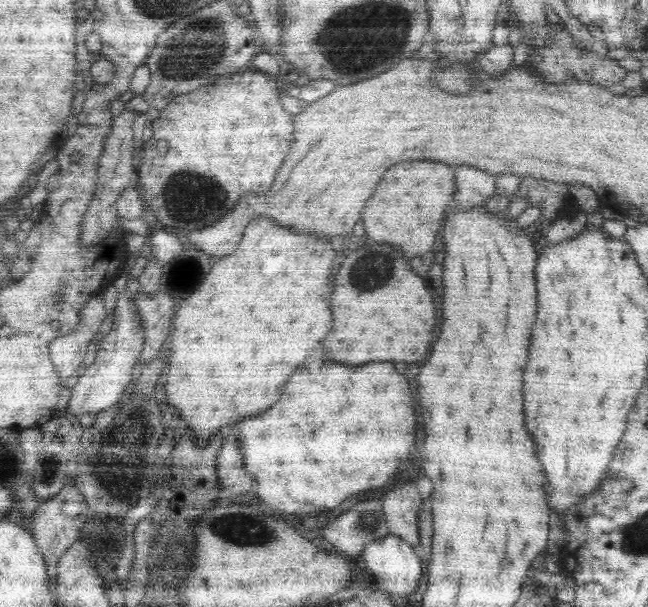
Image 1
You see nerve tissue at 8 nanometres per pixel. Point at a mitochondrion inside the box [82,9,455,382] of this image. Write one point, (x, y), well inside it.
(192, 54)

